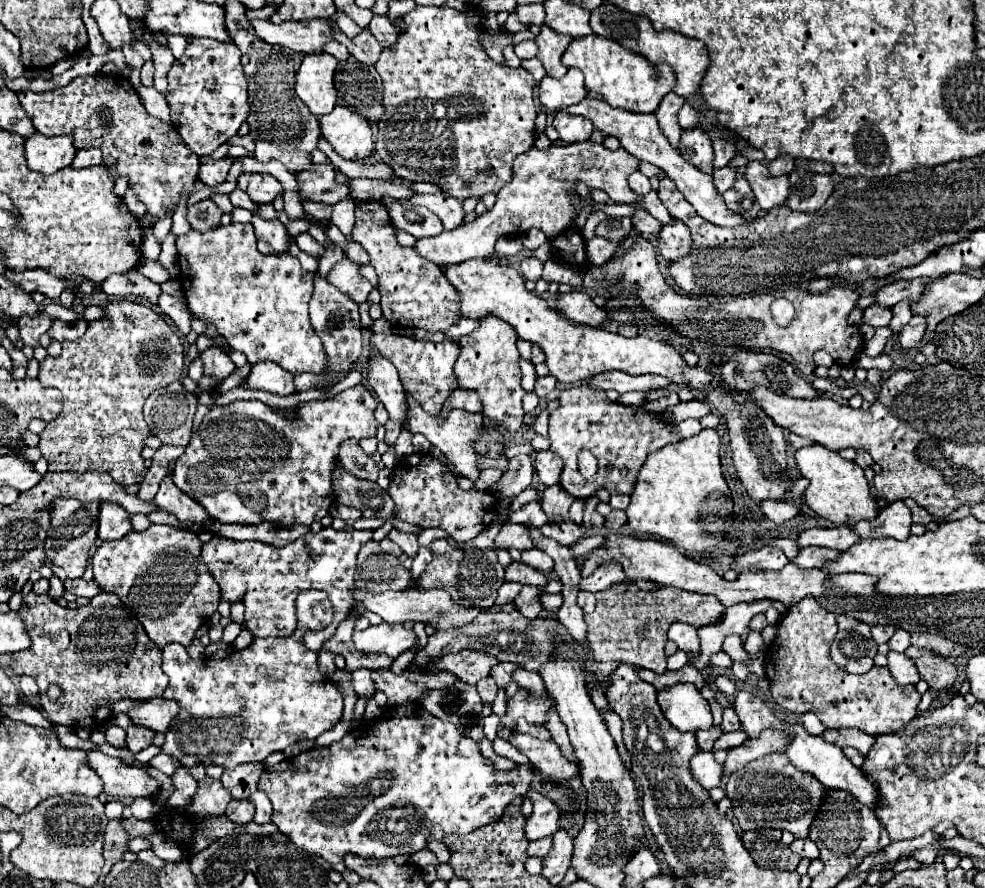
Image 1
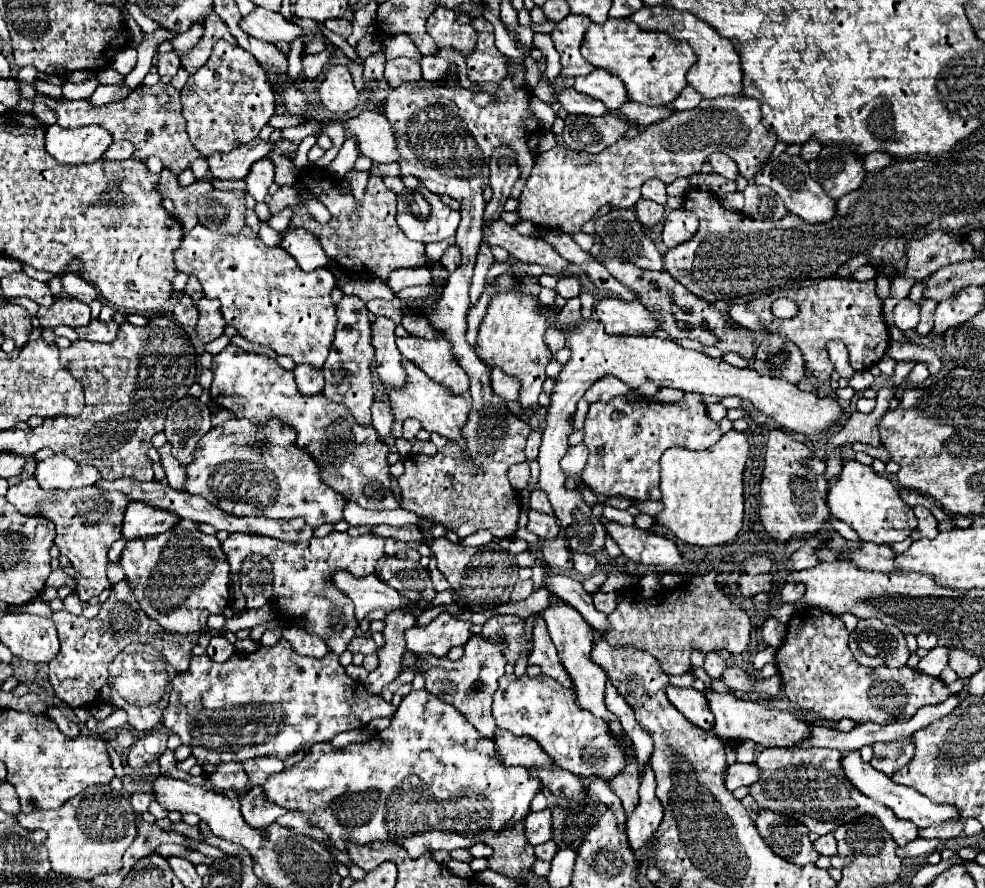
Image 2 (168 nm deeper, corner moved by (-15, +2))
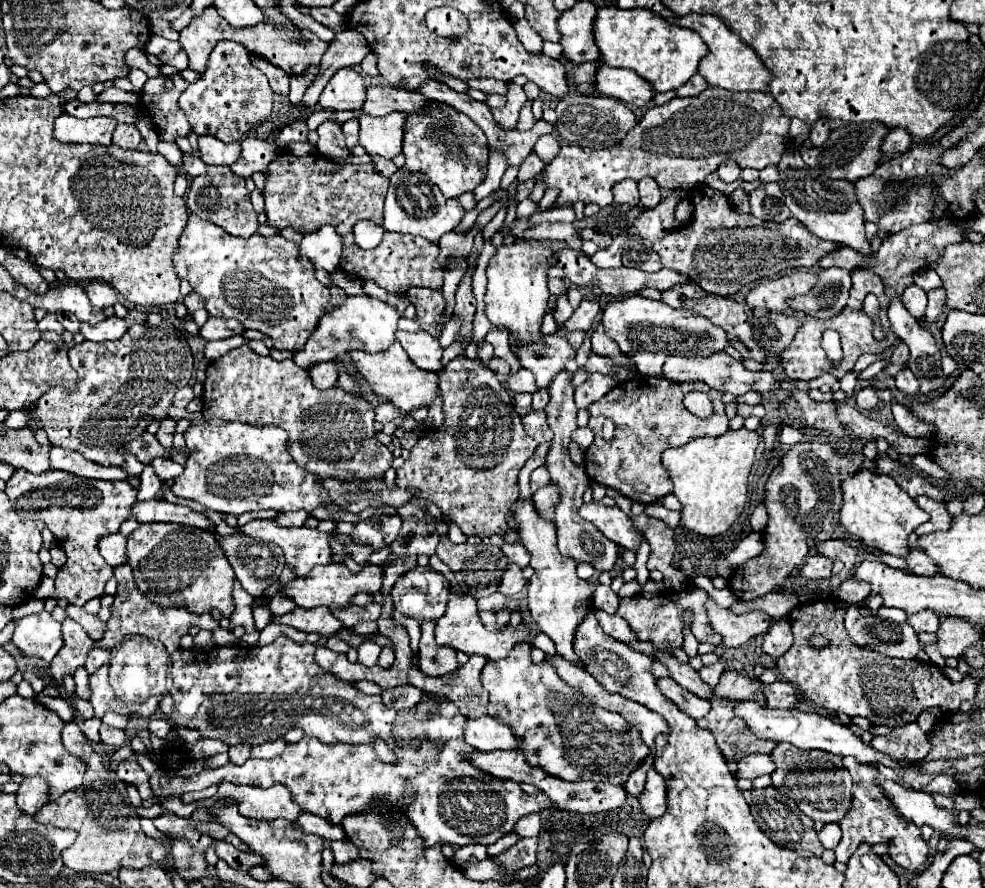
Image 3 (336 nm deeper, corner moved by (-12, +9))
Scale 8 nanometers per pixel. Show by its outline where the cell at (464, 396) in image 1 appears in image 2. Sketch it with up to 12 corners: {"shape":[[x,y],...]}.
{"shape":[[493,368],[491,386],[497,396],[517,402],[519,380]]}

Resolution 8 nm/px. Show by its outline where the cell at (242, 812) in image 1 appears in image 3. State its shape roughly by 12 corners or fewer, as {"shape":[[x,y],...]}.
{"shape":[[222,785],[248,819],[294,821],[302,809],[284,785]]}

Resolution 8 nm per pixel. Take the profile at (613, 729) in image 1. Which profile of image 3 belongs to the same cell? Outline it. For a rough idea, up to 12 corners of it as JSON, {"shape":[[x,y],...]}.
{"shape":[[648,771],[640,811],[660,817],[666,809],[664,777]]}

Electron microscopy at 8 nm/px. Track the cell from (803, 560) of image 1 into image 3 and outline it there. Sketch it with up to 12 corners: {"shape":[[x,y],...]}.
{"shape":[[910,549],[908,567],[918,575],[936,575],[936,565],[916,549]]}

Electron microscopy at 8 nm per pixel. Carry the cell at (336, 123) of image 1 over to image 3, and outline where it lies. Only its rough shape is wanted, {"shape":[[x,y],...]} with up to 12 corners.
{"shape":[[404,113],[362,115],[360,145],[386,159],[402,153]]}

